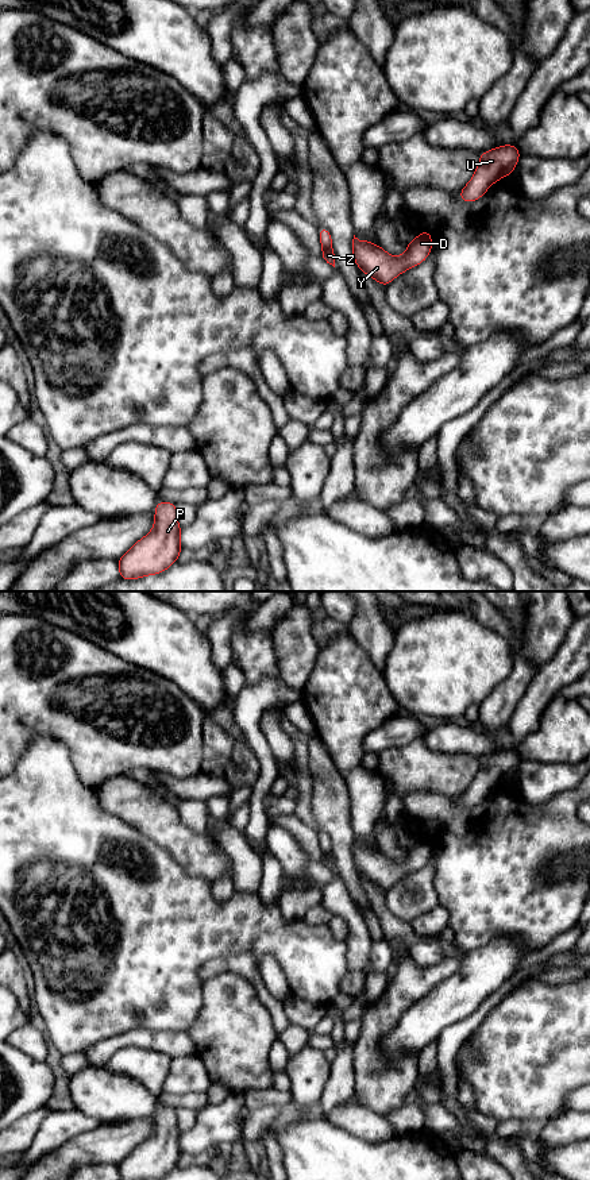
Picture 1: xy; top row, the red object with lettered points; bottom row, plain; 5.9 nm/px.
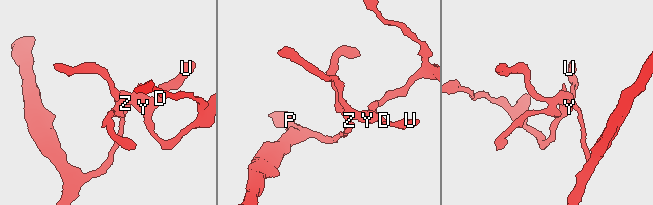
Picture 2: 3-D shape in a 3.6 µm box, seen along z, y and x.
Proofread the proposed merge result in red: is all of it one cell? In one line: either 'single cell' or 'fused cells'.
single cell

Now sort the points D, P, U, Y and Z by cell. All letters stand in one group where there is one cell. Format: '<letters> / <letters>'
D P U Y Z

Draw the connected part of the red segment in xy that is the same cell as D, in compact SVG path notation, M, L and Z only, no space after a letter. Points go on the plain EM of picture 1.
M427 834L406 849L406 857L402 861L392 861L379 849L374 851L370 845L359 845L355 840L352 844L355 869L383 892L401 878L424 867L431 855L432 840Z

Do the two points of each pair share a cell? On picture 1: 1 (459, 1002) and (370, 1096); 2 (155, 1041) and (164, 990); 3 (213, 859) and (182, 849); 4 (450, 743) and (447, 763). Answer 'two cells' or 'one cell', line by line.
1: two cells
2: two cells
3: one cell
4: two cells

